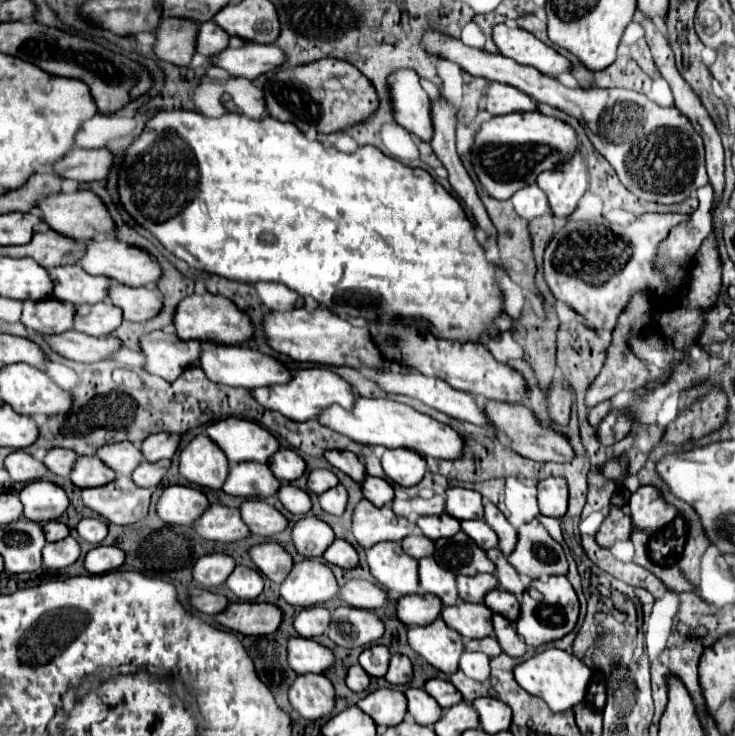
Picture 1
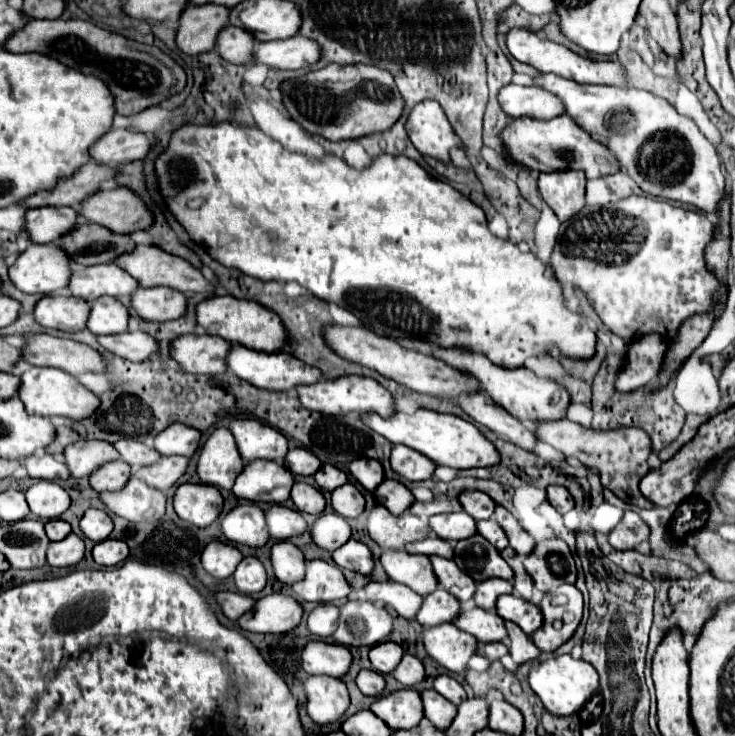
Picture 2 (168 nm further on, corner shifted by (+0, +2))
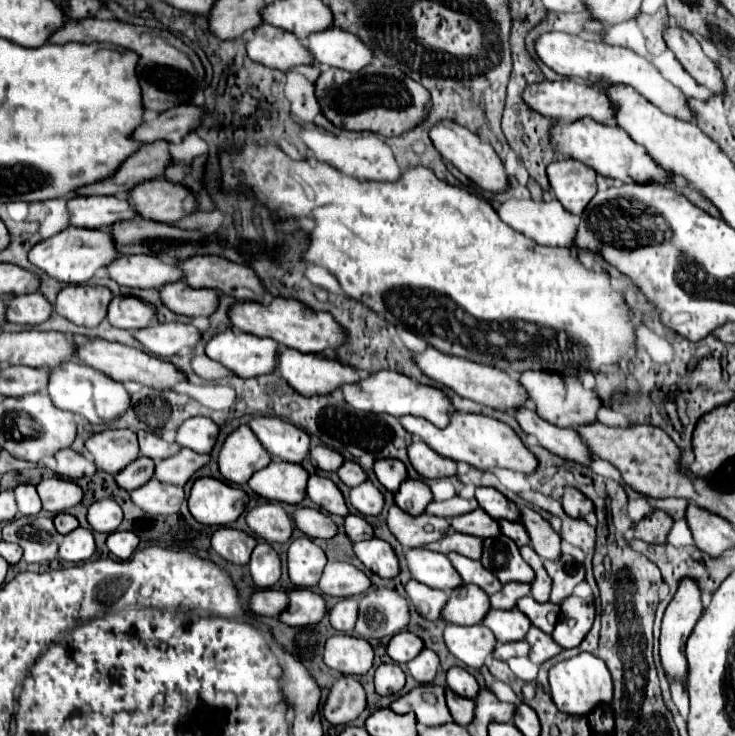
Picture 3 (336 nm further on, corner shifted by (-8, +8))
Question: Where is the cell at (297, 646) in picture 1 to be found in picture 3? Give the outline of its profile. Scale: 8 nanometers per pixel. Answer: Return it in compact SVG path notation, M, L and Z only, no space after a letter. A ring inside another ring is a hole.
M336 634L326 640L324 664L340 674L366 674L372 668L374 650L372 646L354 636Z

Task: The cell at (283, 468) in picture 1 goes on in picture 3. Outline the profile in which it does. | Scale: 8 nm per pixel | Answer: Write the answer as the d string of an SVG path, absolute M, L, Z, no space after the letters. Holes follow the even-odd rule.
M326 446L310 448L310 460L312 460L312 466L316 466L320 470L330 470L330 472L338 470L340 464L344 462L344 458L338 452L334 452Z

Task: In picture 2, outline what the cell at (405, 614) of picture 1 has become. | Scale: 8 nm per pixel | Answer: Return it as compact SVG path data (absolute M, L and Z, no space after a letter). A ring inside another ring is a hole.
M438 588L436 592L424 596L424 604L416 620L424 628L430 628L430 626L438 626L444 622L454 622L458 614L460 614L460 602L456 602L456 598L448 594L448 590Z

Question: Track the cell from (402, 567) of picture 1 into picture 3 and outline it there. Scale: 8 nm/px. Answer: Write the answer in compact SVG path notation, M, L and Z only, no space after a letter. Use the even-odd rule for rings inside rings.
M412 548L404 550L404 558L412 578L430 588L450 592L462 584L450 560L440 552L430 552L426 548Z

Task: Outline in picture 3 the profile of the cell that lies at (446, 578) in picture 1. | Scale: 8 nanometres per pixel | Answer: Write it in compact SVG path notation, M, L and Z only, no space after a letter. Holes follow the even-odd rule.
M450 552L450 554L448 554L448 560L450 560L452 566L456 568L456 572L460 574L460 578L462 578L464 584L476 584L476 586L480 586L488 596L492 596L494 592L498 592L498 590L502 588L500 580L498 580L492 572L488 572L480 562L470 560L470 558L464 558L464 556L456 554L456 552Z

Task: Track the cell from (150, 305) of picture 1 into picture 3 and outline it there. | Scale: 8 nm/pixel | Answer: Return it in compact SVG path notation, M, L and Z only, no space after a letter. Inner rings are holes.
M170 282L160 288L160 300L174 314L210 316L218 306L218 294L210 288L194 290L184 282Z

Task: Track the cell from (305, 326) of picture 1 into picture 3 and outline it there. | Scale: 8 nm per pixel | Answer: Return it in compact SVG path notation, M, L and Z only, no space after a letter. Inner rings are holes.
M428 346L424 352L412 352L412 360L416 362L416 366L420 368L422 374L426 374L430 380L434 380L440 386L454 390L462 398L474 400L474 402L490 406L490 408L508 408L508 410L512 410L516 406L534 408L530 404L530 400L524 396L526 392L518 384L518 380L508 376L506 372L494 368L494 366L480 364L480 362L474 362L474 360L466 360L466 358L460 358L460 356L452 356L452 354L440 352L438 348L432 348L432 346Z

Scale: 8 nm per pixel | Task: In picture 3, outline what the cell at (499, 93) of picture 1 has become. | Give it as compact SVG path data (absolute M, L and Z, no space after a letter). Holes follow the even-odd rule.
M558 80L558 82L540 82L540 84L530 84L528 88L524 88L522 92L522 100L524 104L528 104L534 112L542 114L542 116L550 116L550 118L564 118L568 122L572 120L578 120L578 118L592 118L596 122L602 122L606 124L610 118L612 118L612 108L610 108L610 102L608 98L598 92L594 86L588 86L588 84L576 84L576 82L570 82L570 80Z

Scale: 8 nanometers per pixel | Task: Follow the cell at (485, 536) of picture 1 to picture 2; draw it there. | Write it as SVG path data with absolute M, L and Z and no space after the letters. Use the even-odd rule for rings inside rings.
M488 520L488 522L476 522L478 526L478 534L484 536L490 544L494 544L498 550L504 550L508 546L508 538L506 538L506 532L494 522L494 520Z

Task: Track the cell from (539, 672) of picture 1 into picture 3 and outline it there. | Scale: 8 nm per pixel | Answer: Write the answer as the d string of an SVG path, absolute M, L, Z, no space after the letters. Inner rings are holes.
M580 652L568 660L562 660L550 668L550 690L554 704L566 714L588 714L598 704L610 704L612 700L612 678L606 664L588 652Z

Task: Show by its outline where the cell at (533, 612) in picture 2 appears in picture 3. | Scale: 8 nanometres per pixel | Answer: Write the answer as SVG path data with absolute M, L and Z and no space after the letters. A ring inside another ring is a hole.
M524 596L516 602L516 608L522 610L530 618L530 622L546 634L550 634L554 630L554 626L558 624L558 614L560 614L558 604L552 604L552 602L540 604L540 602L532 600L532 596Z

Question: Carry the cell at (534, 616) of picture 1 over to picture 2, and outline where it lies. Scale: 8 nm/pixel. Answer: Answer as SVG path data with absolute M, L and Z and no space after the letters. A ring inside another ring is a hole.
M560 586L560 592L574 596L570 600L570 604L552 606L552 604L548 604L548 598L540 604L542 614L544 614L544 626L540 630L536 630L536 634L532 634L532 640L542 652L554 652L566 640L570 640L582 620L582 608L578 606L580 598L582 598L582 594L578 594L580 590L576 586Z

